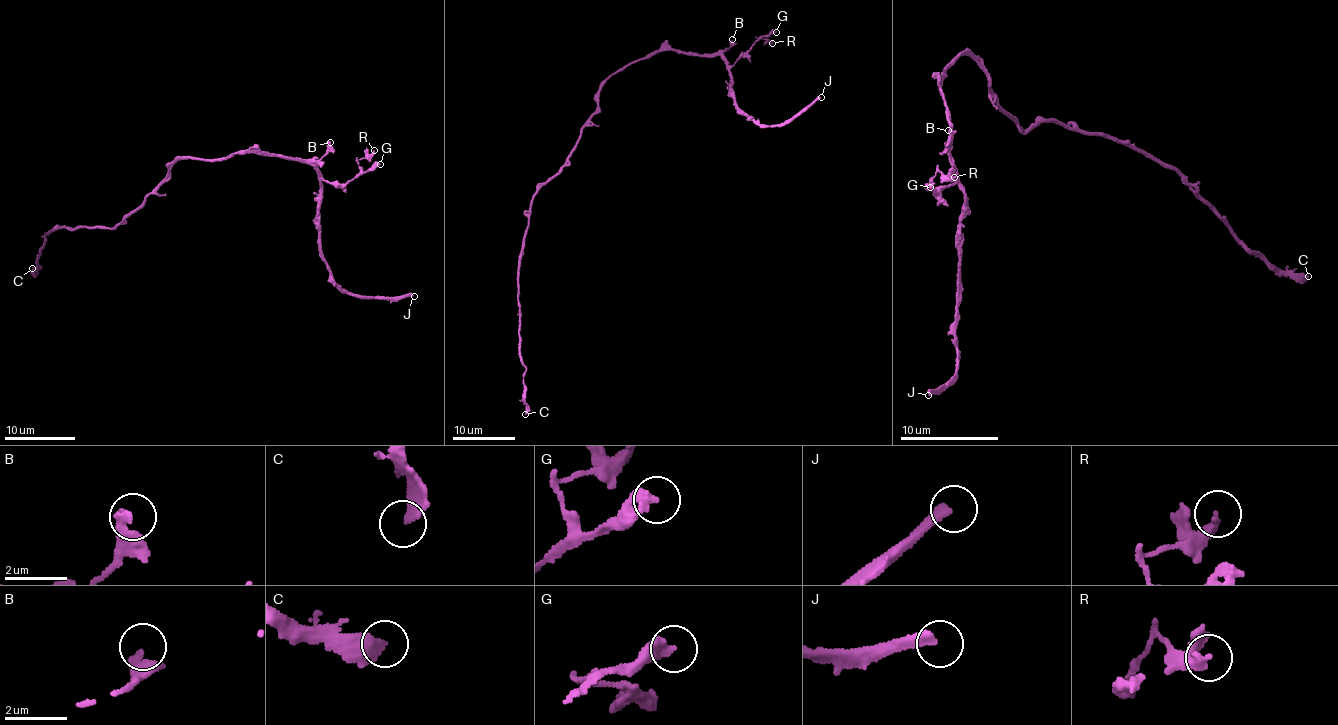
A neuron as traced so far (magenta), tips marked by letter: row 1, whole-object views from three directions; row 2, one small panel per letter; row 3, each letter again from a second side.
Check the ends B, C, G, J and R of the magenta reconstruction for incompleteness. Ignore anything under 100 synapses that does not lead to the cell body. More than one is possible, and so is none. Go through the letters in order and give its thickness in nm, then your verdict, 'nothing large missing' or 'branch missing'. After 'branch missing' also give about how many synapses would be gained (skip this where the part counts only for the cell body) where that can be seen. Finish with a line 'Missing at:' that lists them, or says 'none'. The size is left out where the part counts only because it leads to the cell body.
B: 320 nm thick; nothing large missing
C: 260 nm thick; nothing large missing
G: 360 nm thick; nothing large missing
J: 280 nm thick; branch missing; about 120 synapses
R: 360 nm thick; nothing large missing
Missing at: J

